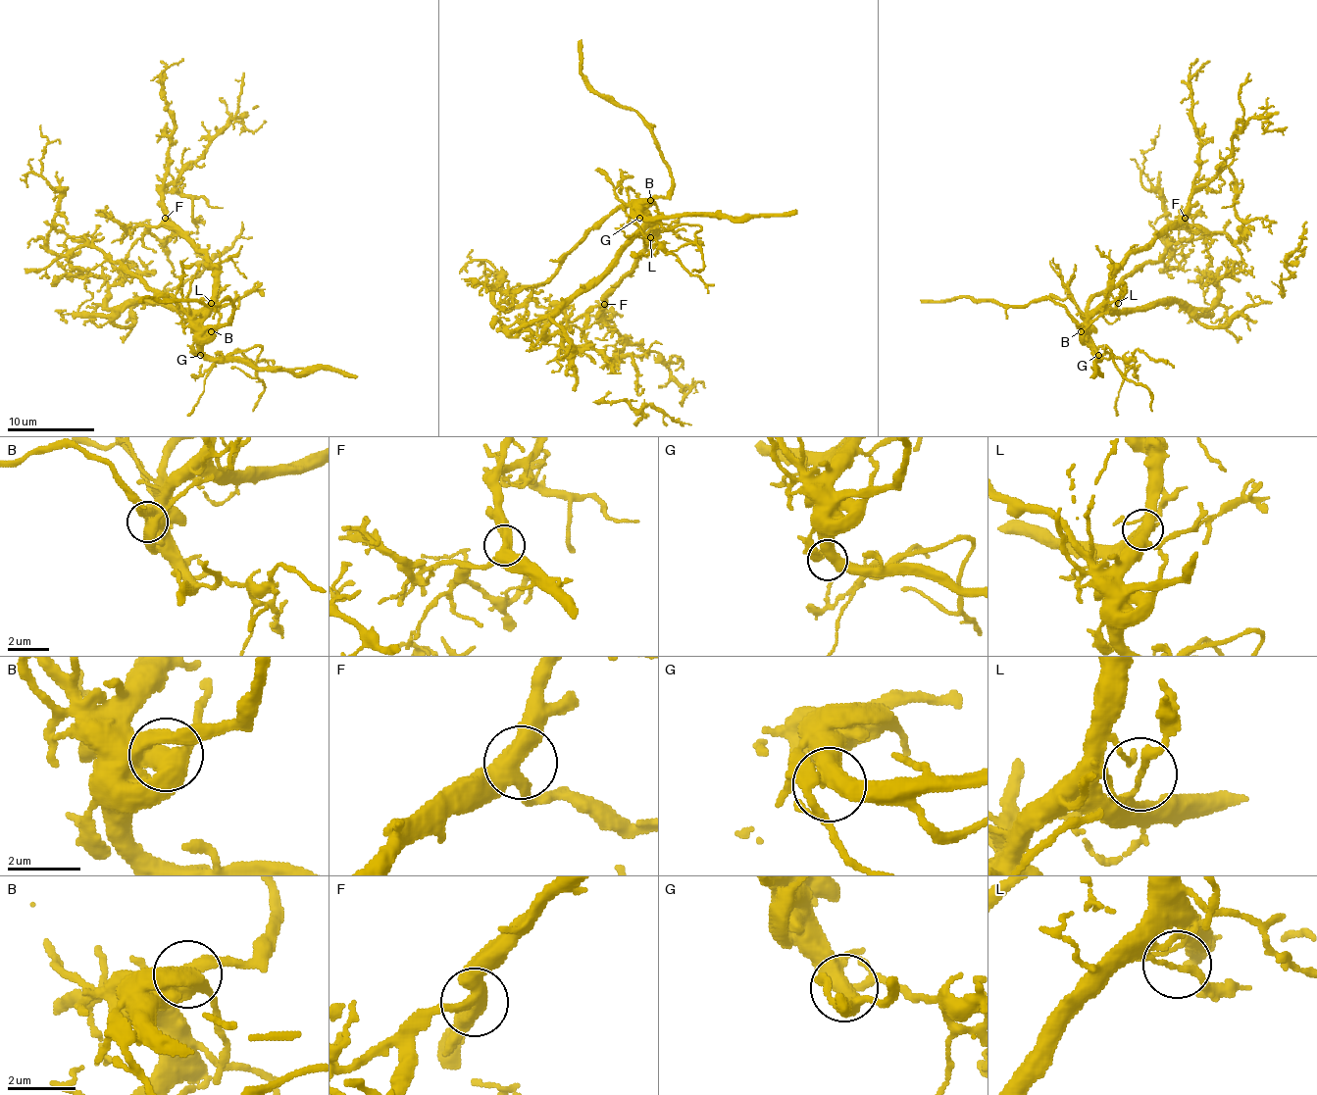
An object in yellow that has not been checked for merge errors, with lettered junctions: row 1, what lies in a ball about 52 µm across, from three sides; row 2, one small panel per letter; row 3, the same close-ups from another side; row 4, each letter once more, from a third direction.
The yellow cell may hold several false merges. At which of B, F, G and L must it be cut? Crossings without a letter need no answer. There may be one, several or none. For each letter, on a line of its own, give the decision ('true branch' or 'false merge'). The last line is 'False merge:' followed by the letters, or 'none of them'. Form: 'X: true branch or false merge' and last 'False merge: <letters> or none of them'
B: true branch
F: true branch
G: true branch
L: true branch
False merge: none of them

